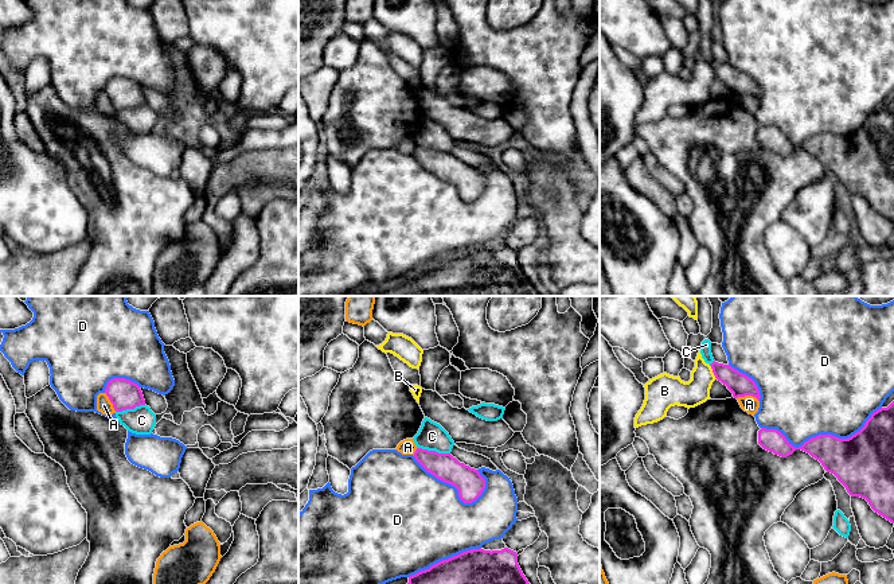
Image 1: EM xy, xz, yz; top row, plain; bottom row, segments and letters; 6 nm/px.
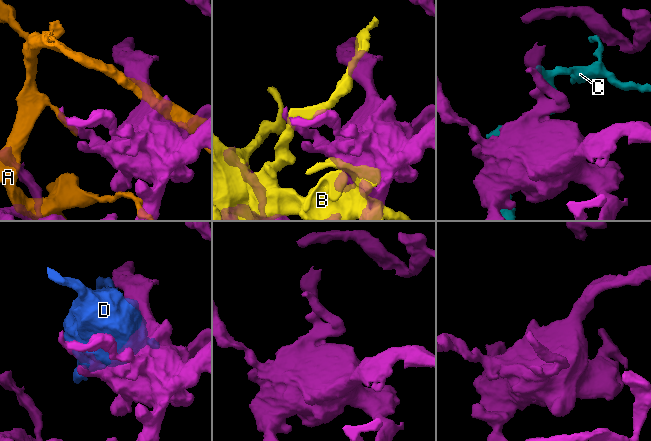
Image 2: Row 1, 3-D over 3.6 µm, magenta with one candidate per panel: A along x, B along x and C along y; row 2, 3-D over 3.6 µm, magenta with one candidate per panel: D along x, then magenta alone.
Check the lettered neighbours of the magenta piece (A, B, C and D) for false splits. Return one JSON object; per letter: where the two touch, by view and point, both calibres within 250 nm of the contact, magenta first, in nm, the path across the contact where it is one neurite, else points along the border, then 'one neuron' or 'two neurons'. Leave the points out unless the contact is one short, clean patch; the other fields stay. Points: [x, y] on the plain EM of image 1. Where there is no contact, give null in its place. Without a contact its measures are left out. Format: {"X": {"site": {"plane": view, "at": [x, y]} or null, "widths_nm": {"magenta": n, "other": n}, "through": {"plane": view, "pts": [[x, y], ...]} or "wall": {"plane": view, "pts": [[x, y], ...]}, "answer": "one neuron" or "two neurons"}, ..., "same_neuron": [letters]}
{"A": {"site": {"plane": "yz", "at": [748, 93]}, "widths_nm": {"magenta": 140, "other": 100}, "answer": "two neurons"}, "B": {"site": {"plane": "yz", "at": [713, 70]}, "widths_nm": {"magenta": 140, "other": 160}, "answer": "two neurons"}, "C": {"site": {"plane": "xz", "at": [433, 150]}, "widths_nm": {"magenta": 160, "other": 170}, "answer": "two neurons"}, "D": {"site": {"plane": "yz", "at": [822, 133]}, "widths_nm": {"magenta": 280, "other": 500}, "answer": "two neurons"}, "same_neuron": []}

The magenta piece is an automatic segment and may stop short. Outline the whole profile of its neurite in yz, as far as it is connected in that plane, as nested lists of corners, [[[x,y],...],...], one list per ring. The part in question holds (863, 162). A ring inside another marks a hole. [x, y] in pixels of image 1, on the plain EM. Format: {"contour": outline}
{"contour": [[[894,100],[871,113],[864,125],[848,137],[819,133],[801,145],[793,145],[777,128],[761,126],[758,143],[774,153],[786,156],[801,148],[819,159],[827,171],[834,172],[851,195],[860,195],[871,207],[894,222]]]}

